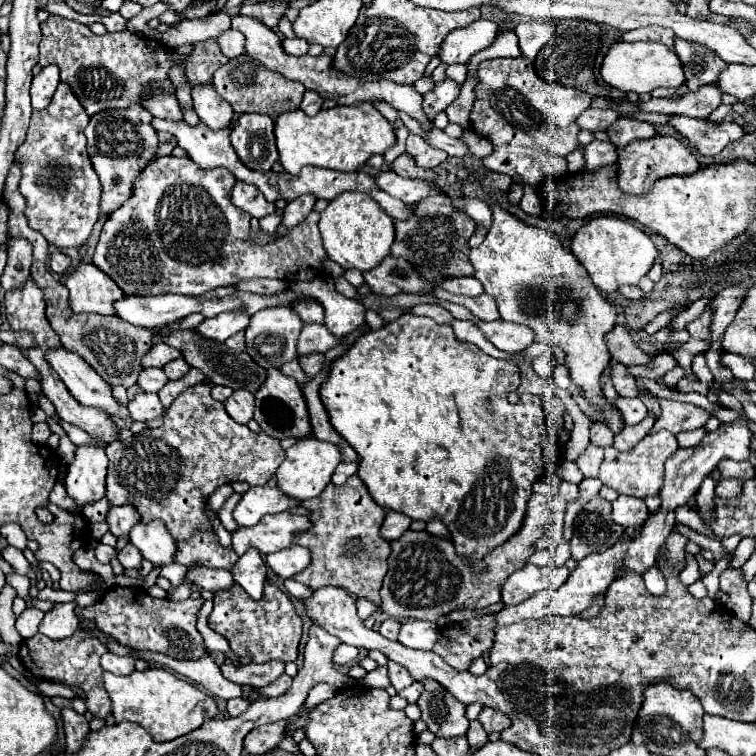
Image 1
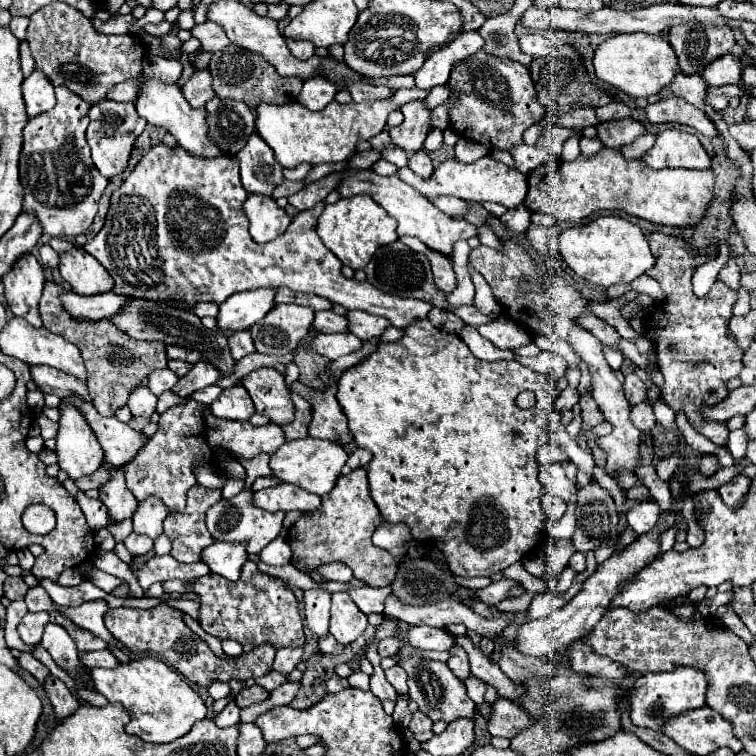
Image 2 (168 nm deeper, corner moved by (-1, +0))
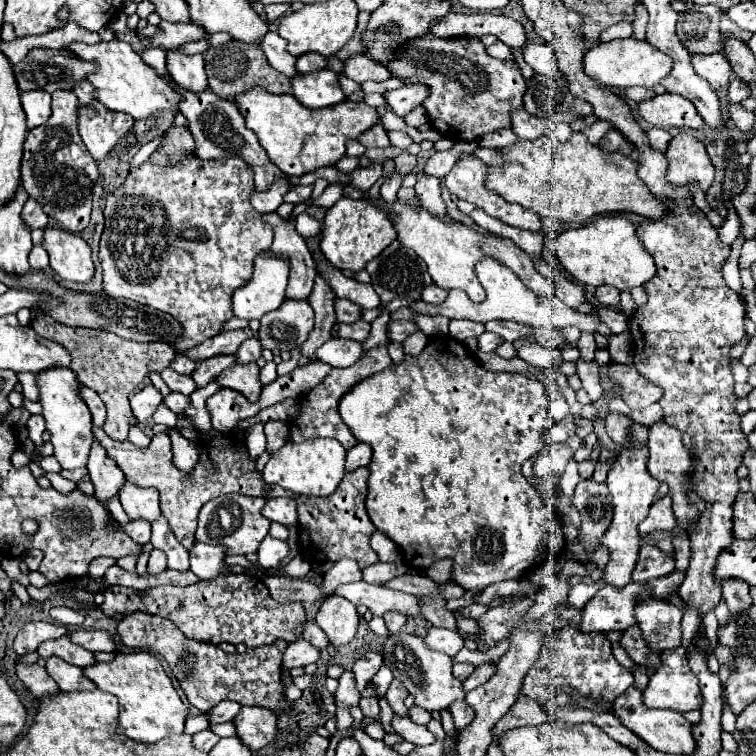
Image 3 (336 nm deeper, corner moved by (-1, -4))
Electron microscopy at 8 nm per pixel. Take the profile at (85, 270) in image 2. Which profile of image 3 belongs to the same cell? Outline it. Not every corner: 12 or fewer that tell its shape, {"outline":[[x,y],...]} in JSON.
{"outline":[[45,228],[51,268],[69,282],[95,278],[91,248],[77,234]]}

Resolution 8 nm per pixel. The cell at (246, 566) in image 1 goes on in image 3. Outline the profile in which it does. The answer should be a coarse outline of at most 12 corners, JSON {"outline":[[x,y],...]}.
{"outline":[[195,542],[191,572],[201,580],[245,572],[221,546]]}

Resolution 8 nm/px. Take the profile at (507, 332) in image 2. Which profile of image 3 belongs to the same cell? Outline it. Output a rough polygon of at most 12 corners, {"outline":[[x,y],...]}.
{"outline":[[491,332],[479,336],[479,350],[495,352],[503,340]]}

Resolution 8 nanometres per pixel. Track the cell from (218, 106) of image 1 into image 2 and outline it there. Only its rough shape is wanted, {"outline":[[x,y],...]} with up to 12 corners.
{"outline":[[193,70],[181,92],[191,106],[203,108],[215,96],[211,74]]}

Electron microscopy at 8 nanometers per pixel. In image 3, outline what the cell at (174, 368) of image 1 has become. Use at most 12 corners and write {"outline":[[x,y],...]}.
{"outline":[[177,354],[171,368],[179,374],[191,374],[195,362]]}

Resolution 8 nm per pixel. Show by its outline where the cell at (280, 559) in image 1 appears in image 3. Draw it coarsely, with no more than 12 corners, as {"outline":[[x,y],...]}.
{"outline":[[267,536],[257,550],[257,564],[277,568],[289,556],[289,544]]}

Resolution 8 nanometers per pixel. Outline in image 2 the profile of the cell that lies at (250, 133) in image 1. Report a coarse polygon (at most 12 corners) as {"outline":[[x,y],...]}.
{"outline":[[257,136],[237,154],[249,194],[271,196],[283,182],[273,150]]}

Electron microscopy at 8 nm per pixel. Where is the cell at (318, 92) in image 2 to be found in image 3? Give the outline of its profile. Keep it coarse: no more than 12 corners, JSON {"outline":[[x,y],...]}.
{"outline":[[321,70],[293,82],[305,108],[327,108],[345,100],[337,74]]}

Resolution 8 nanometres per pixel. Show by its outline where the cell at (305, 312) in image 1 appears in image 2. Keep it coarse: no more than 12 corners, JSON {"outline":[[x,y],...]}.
{"outline":[[333,310],[315,312],[317,332],[347,332],[349,320]]}

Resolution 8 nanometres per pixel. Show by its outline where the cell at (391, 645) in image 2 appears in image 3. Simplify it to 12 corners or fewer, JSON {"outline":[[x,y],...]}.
{"outline":[[367,652],[353,666],[357,688],[375,676],[383,664],[379,652]]}

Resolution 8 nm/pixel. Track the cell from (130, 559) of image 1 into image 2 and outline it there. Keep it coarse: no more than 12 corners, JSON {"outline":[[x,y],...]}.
{"outline":[[131,532],[123,544],[133,556],[147,554],[153,540]]}

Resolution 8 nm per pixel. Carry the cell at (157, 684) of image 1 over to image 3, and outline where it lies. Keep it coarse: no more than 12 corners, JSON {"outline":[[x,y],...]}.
{"outline":[[149,652],[117,654],[85,676],[119,700],[119,732],[183,734],[189,708]]}

